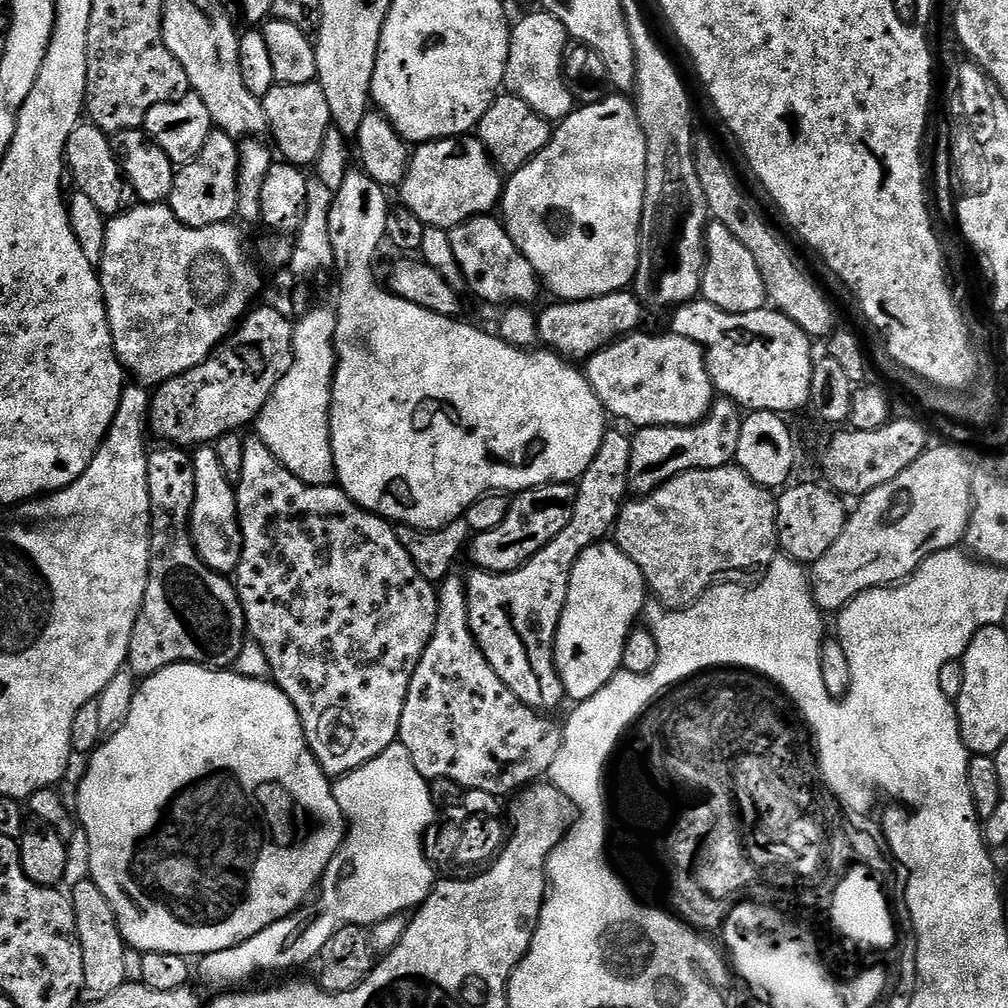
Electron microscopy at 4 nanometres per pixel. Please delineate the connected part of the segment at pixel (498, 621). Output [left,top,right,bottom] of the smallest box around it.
[466,431,632,714]

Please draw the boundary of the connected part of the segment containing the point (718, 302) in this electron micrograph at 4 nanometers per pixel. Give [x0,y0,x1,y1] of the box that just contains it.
[702,222,769,316]

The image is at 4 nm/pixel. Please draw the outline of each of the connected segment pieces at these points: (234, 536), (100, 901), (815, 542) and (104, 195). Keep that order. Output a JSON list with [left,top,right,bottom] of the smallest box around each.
[[192,446,244,574],[70,878,126,1006],[776,484,850,566],[64,122,137,217]]

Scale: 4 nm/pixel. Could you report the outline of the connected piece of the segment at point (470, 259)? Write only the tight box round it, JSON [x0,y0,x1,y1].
[451,214,542,305]

